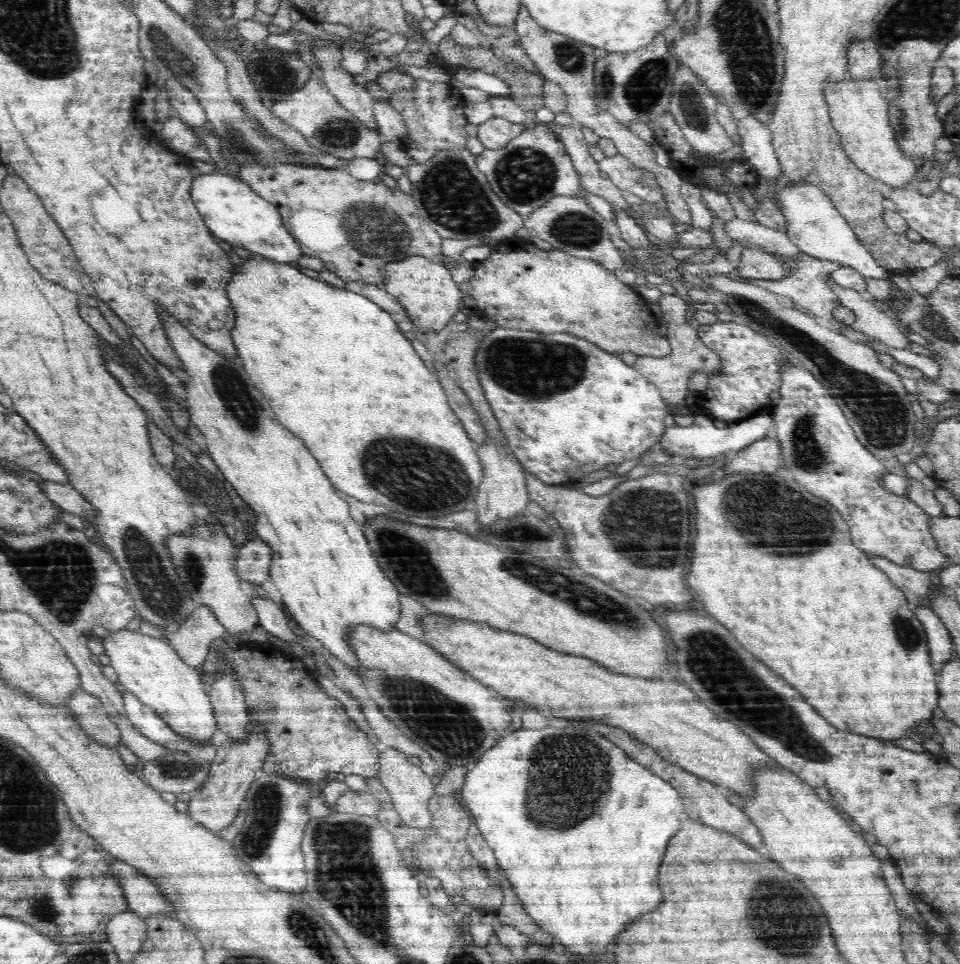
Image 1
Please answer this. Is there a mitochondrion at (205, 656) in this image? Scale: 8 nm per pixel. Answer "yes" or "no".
no

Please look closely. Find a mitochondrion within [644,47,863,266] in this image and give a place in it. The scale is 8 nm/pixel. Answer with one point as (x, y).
(689, 104)

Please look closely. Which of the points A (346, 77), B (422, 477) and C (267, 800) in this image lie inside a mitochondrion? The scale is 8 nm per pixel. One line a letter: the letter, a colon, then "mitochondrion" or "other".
A: other
B: mitochondrion
C: mitochondrion

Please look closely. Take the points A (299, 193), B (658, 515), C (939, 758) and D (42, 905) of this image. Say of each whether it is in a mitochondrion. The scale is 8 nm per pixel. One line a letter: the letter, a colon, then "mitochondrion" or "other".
A: other
B: mitochondrion
C: other
D: mitochondrion

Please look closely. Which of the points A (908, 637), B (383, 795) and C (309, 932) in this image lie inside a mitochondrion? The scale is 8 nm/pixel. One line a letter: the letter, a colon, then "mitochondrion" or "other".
A: mitochondrion
B: other
C: mitochondrion

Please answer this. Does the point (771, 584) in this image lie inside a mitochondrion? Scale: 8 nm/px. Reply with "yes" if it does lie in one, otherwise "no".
no

